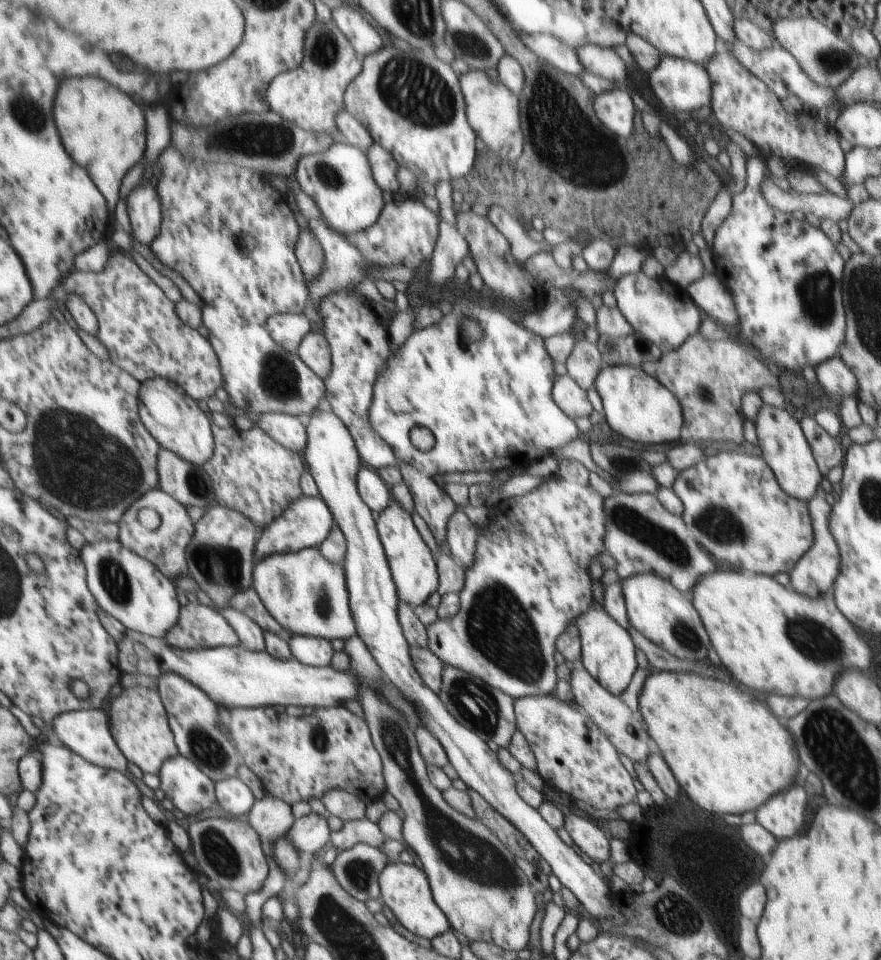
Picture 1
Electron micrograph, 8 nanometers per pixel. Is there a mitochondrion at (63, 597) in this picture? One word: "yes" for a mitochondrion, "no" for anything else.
no

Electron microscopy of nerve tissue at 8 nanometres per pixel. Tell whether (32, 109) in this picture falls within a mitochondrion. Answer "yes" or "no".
yes

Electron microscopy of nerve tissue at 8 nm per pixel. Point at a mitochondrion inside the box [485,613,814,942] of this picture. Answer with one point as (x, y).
(668, 916)

